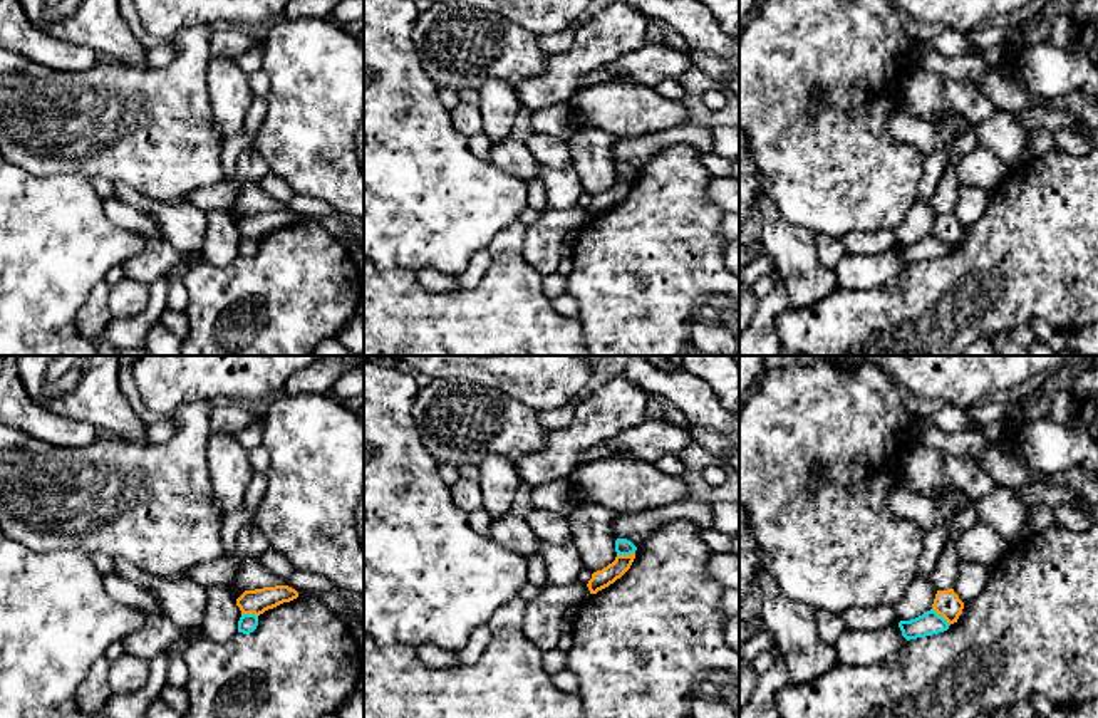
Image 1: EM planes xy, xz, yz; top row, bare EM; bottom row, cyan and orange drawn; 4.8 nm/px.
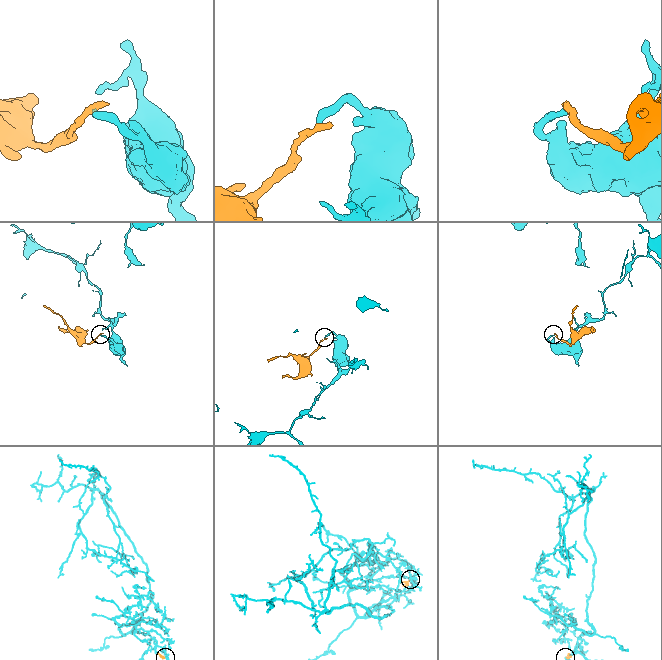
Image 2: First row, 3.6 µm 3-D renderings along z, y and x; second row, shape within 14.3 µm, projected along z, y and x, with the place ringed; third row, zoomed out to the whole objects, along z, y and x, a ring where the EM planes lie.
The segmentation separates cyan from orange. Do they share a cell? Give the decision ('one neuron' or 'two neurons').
two neurons

